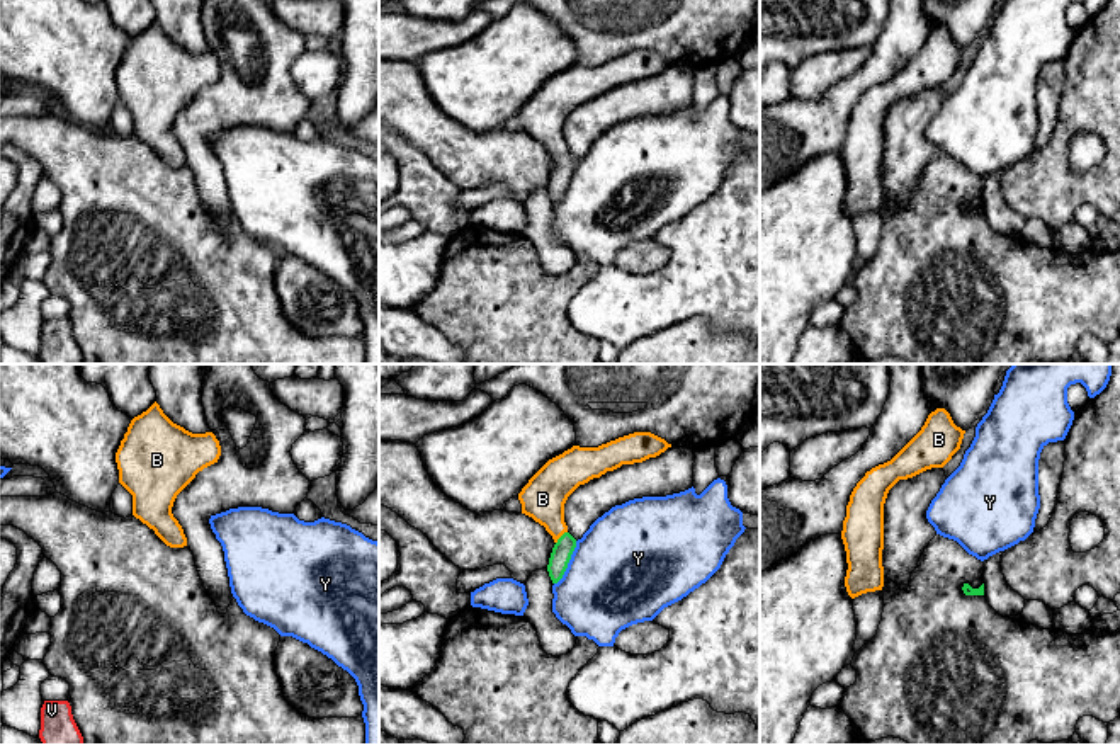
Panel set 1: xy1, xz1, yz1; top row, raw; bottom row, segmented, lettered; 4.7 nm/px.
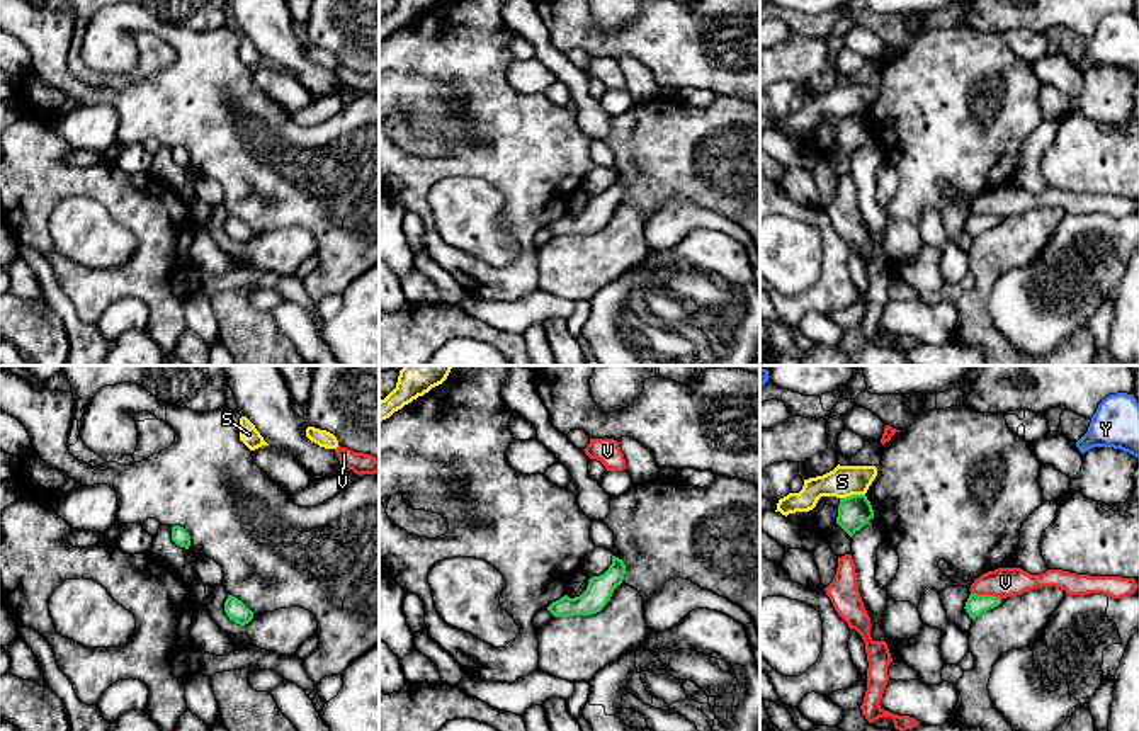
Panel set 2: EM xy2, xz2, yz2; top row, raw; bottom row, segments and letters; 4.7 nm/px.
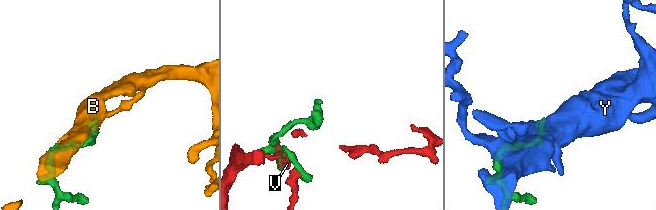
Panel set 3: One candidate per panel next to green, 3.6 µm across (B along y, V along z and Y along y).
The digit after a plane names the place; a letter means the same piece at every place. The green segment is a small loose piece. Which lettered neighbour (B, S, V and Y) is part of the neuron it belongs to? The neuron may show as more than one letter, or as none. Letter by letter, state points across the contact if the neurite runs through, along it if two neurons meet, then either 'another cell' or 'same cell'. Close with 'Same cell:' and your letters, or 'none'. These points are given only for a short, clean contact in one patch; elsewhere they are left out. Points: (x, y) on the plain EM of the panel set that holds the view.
B: across xz1 (561, 172), (560, 157), (543, 118) | same cell
S: along yz2 (864, 113), (840, 118) | another cell
V: another cell
Y: another cell
Same cell: B

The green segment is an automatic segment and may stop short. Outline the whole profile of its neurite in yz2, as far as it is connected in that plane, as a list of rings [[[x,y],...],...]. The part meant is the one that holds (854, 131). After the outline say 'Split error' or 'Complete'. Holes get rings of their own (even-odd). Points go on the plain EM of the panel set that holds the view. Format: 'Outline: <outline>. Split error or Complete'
Outline: [[[865,114],[840,117],[836,143],[852,156],[870,138],[874,129]]]. Complete

